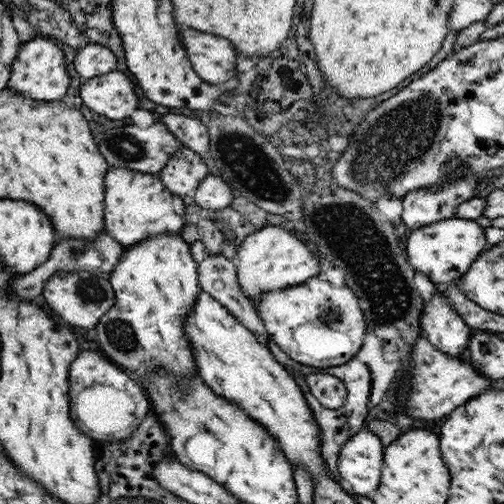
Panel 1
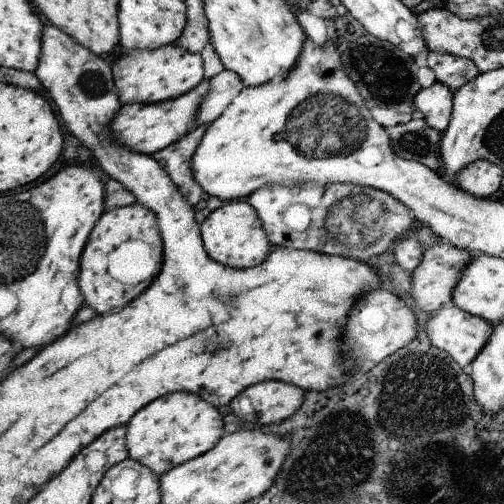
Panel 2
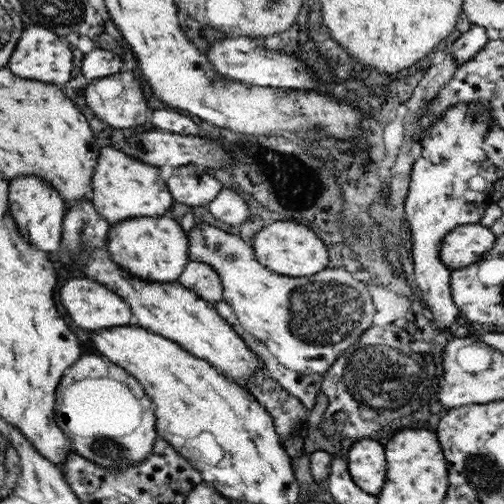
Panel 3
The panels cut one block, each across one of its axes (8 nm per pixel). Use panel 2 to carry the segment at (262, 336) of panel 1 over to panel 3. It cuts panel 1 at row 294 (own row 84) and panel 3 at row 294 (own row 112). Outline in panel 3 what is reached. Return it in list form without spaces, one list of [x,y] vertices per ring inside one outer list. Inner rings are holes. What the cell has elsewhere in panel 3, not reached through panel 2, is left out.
[[[189,260],[183,272],[177,276],[177,284],[181,284],[187,290],[193,290],[205,302],[223,302],[223,286],[219,284],[217,270],[213,270],[209,264]]]

